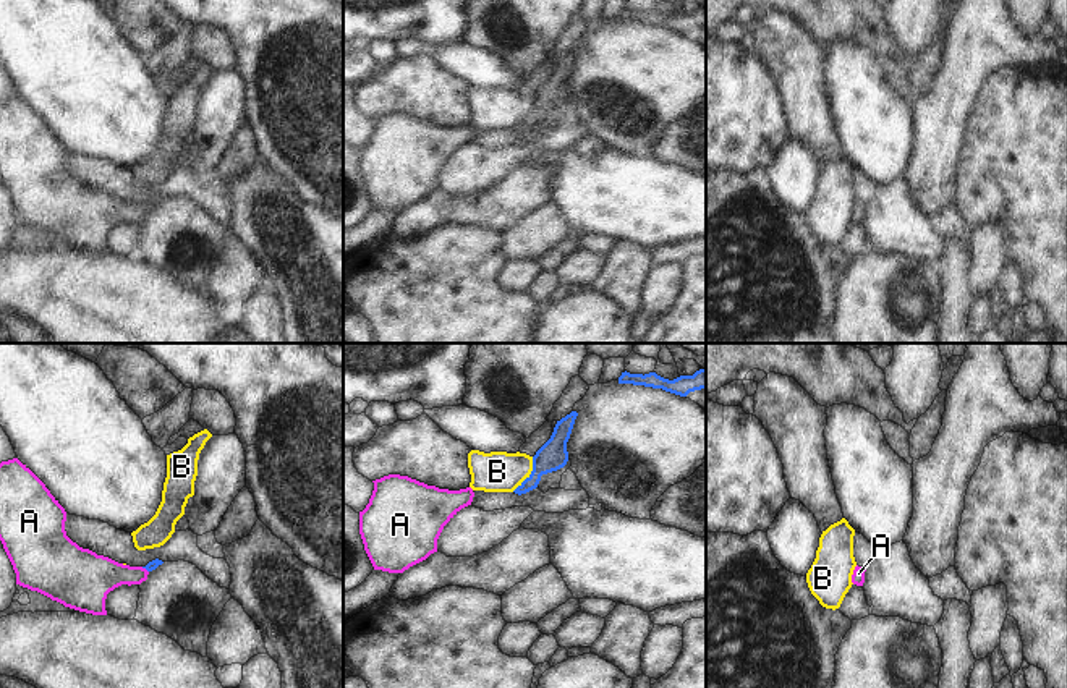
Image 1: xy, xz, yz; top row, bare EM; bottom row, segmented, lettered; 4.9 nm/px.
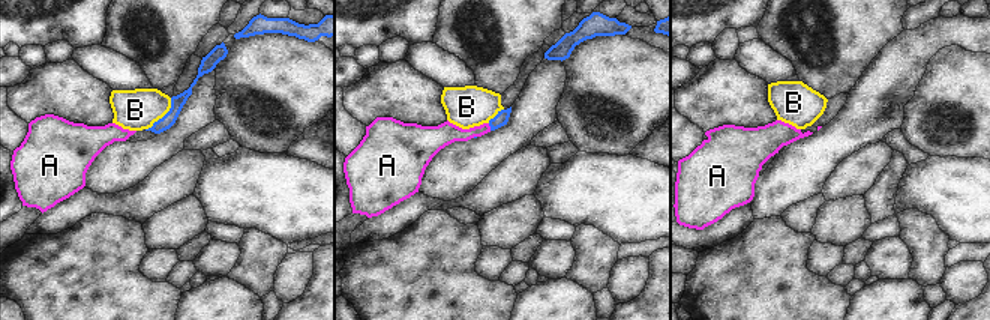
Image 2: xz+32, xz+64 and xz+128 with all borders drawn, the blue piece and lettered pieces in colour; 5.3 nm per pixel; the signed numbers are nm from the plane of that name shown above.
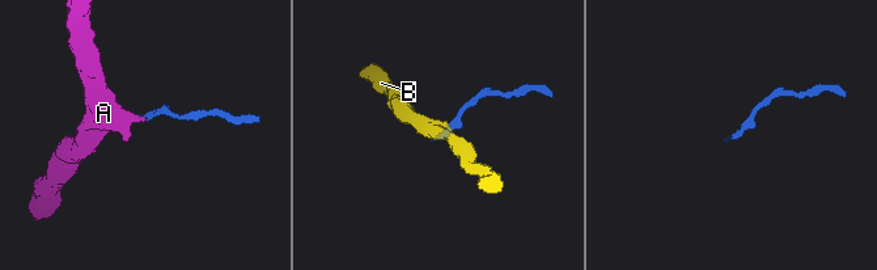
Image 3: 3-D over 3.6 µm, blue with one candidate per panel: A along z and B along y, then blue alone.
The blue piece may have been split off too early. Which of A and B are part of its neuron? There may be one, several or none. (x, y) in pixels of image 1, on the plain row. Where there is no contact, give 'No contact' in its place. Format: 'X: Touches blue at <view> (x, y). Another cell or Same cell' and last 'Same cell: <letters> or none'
A: Touches blue at xy (144, 204). Same cell
B: Touches blue at xz (530, 112). Another cell
Same cell: A

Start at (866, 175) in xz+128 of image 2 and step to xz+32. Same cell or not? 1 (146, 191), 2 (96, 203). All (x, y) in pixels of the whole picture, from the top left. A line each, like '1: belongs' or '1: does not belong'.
1: belongs
2: belongs

